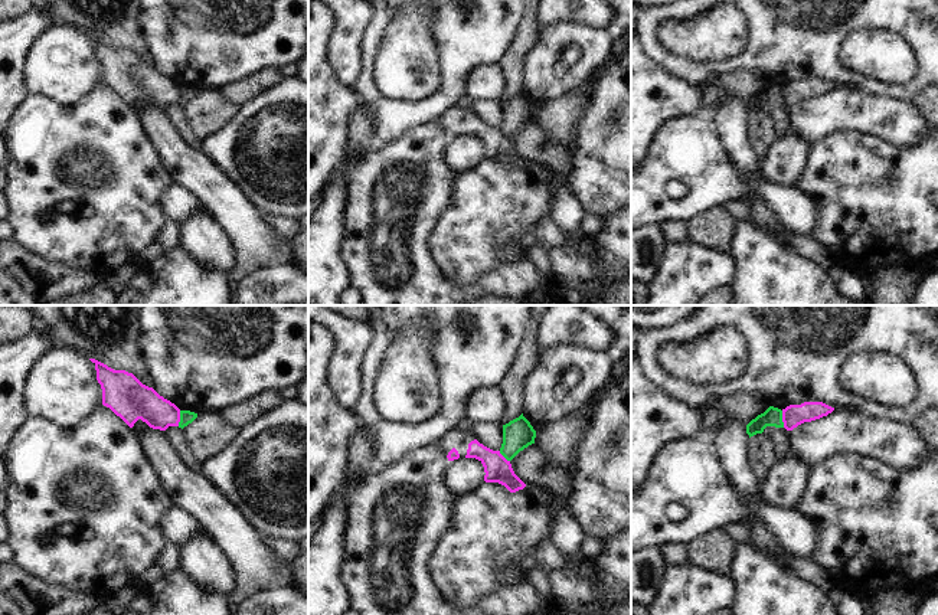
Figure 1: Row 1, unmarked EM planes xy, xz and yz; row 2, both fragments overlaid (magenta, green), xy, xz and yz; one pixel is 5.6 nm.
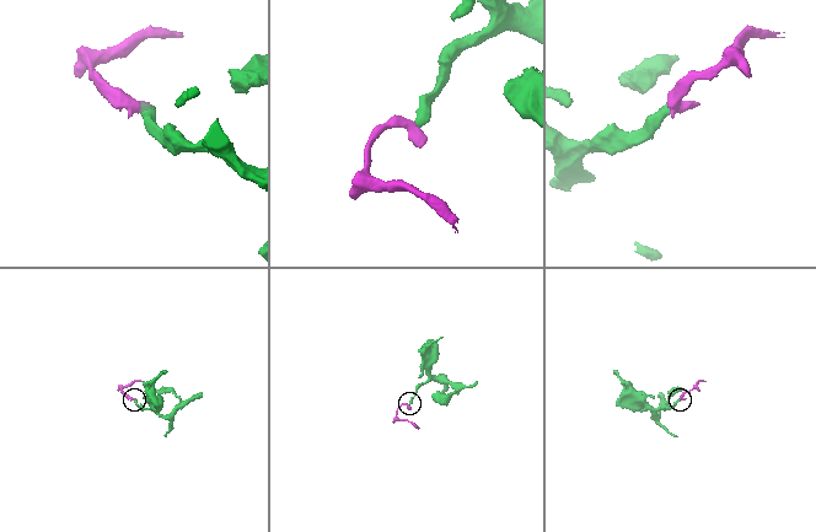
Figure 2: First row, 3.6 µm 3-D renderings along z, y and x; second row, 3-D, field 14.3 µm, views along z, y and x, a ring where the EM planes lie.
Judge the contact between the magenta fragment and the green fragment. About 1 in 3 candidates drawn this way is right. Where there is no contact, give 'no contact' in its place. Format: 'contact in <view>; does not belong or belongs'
contact in yz; does not belong

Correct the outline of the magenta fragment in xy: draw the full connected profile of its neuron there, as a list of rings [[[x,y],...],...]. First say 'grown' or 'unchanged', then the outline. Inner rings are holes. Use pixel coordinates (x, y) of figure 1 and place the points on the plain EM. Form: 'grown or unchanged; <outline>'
grown; [[[89,37],[95,42],[102,66],[102,82],[120,94],[137,114],[148,105],[166,108],[169,104],[179,104],[180,86],[174,81],[143,62],[133,50]]]

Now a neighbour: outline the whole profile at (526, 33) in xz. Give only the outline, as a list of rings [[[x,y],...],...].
[[[529,0],[523,20],[513,36],[506,53],[497,60],[503,78],[501,102],[519,95],[523,91],[523,56],[537,39],[536,10],[539,0]]]

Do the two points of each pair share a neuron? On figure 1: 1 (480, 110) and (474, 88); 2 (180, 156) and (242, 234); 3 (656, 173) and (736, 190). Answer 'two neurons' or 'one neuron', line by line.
1: two neurons
2: one neuron
3: one neuron

